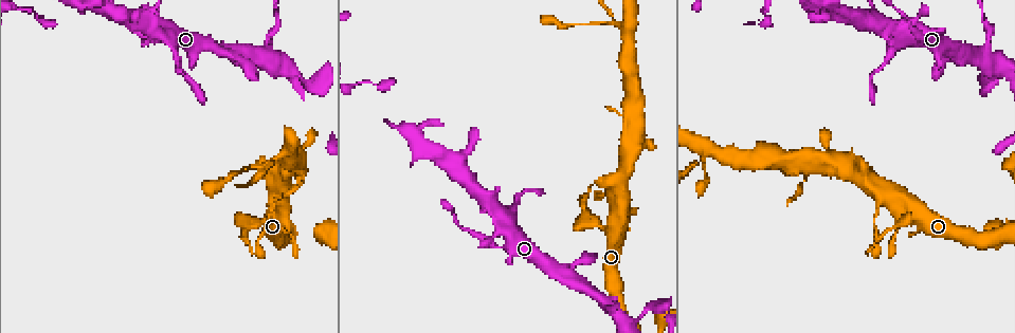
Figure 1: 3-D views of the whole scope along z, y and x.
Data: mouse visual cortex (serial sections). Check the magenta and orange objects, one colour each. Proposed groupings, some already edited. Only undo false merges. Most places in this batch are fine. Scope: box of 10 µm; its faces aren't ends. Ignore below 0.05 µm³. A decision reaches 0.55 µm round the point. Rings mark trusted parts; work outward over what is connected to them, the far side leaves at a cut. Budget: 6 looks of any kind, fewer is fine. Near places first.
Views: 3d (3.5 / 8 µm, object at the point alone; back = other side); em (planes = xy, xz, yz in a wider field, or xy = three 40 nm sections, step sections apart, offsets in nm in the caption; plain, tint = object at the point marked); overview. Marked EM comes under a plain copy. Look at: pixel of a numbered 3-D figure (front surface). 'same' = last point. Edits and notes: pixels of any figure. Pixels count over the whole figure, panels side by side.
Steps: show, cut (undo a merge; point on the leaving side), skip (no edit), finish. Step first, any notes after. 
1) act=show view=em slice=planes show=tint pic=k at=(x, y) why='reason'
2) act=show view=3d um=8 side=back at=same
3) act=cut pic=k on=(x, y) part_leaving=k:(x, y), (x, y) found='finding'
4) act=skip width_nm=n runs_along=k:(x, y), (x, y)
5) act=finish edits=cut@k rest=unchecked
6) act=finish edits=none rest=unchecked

act=show view=3d um=8 pic=1 at=(307, 81) why='a narrow waist'

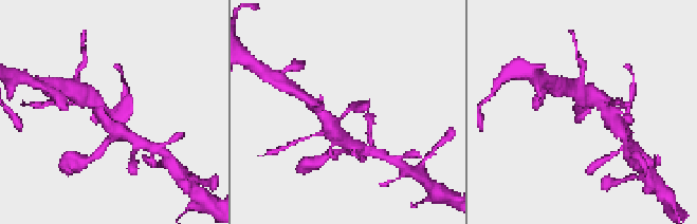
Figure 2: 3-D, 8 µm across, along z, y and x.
act=show view=em slice=xy step=3 show=tint at=same

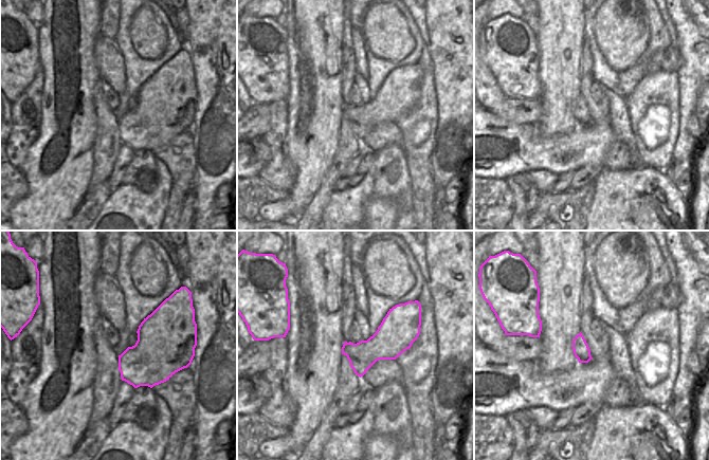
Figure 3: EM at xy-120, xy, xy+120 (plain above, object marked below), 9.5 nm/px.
act=skip runs_along=2:(325, 117), (334, 122), (366, 106) found='continuous, no second cell'

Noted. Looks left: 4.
act=show view=3d um=3.5 pic=1 at=(283, 221) why='thick turns thin'

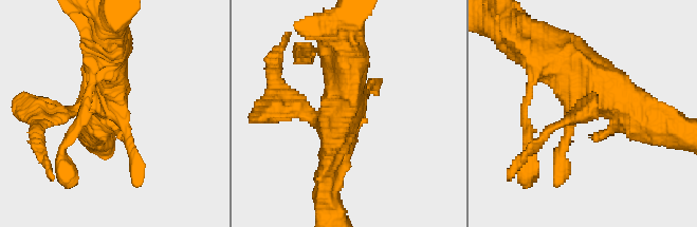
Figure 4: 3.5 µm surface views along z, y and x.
act=show view=em slice=xy step=2 show=tint pic=4 at=(113, 106)

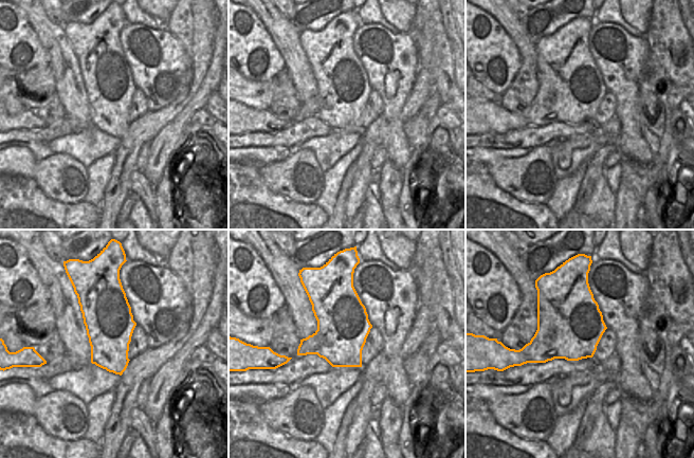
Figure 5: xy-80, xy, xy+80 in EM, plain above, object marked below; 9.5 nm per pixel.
act=skip found='all the same cell'

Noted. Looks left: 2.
act=show view=3d um=3.5 pic=1 at=(288, 151) why='sharp bend'

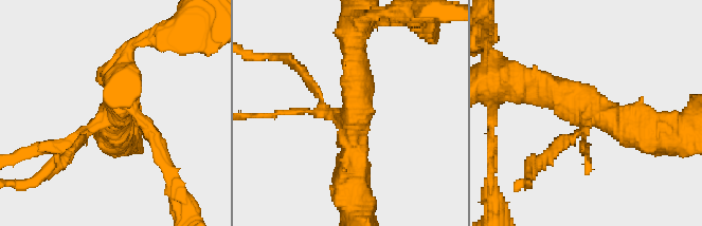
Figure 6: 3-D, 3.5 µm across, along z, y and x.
act=show view=em slice=xy step=5 show=tint pic=6 at=(349, 126) arms=4 arm_widths_nm=100,100,400,500

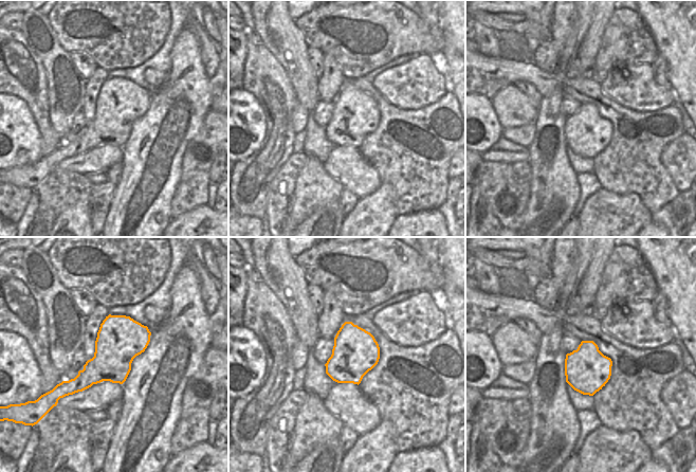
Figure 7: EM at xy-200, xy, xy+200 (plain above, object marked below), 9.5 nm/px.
act=skip found='all the same cell'

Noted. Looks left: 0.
act=finish edits=none rest=unchecked

